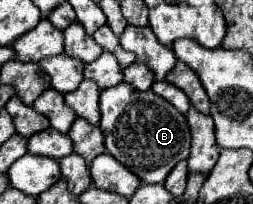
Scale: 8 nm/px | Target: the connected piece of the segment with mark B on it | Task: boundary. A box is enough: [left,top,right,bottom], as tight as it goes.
[100,83,190,183]

